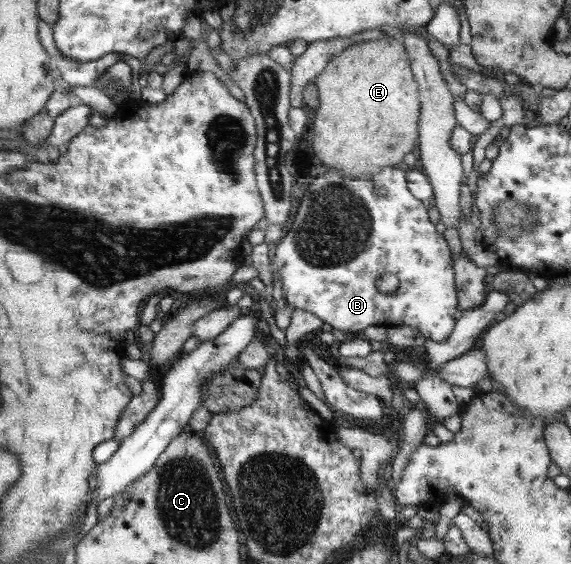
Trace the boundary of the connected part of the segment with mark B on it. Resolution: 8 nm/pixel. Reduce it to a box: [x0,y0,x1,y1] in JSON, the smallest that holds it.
[270,168,458,342]

